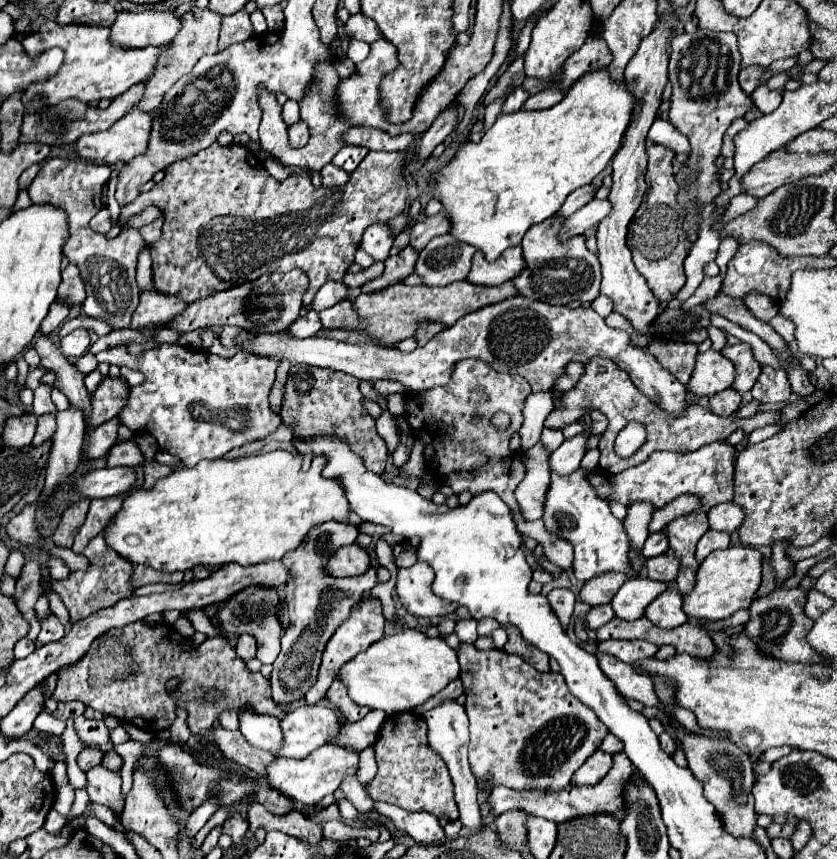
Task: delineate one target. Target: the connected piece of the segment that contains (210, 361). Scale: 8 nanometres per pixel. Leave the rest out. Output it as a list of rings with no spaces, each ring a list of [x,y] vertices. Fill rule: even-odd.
[[[161,343],[155,349],[147,349],[139,355],[127,351],[127,345],[115,345],[107,351],[95,355],[99,363],[115,363],[125,365],[133,371],[145,375],[143,383],[131,389],[129,403],[119,413],[123,425],[131,431],[145,431],[159,441],[159,447],[177,455],[185,467],[193,467],[203,459],[219,459],[233,447],[241,447],[245,443],[261,441],[275,433],[281,425],[281,415],[275,413],[269,405],[269,393],[275,383],[275,371],[279,361],[273,357],[259,357],[249,351],[237,351],[233,357],[225,359],[213,355],[203,349],[187,349],[177,343]]]

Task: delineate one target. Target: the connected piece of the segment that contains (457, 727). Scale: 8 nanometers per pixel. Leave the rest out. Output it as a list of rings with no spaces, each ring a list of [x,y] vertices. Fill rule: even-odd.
[[[445,701],[443,705],[423,713],[423,719],[427,723],[427,739],[429,745],[435,753],[439,753],[439,757],[447,763],[447,769],[451,773],[451,779],[455,783],[455,803],[459,807],[459,815],[461,815],[461,823],[469,833],[481,833],[485,829],[485,821],[481,817],[479,811],[479,803],[477,803],[477,781],[469,769],[469,761],[467,761],[467,745],[469,745],[469,719],[467,713],[461,705],[457,705],[455,701]]]

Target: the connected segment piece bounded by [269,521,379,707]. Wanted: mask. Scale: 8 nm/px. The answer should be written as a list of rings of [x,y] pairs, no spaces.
[[[327,521],[319,527],[315,527],[305,541],[293,549],[287,551],[281,563],[289,571],[289,581],[285,583],[285,603],[289,607],[289,627],[285,629],[281,637],[281,653],[277,655],[271,671],[271,693],[273,701],[279,707],[291,707],[303,701],[307,689],[317,679],[321,653],[335,633],[335,629],[349,617],[355,603],[361,601],[365,593],[369,593],[377,583],[377,571],[369,569],[361,577],[331,577],[325,571],[325,565],[329,557],[341,547],[355,543],[359,531],[351,523],[339,523],[339,521]]]

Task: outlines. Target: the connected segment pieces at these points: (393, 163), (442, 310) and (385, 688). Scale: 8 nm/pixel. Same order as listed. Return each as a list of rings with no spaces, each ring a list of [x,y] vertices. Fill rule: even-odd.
[[[215,141],[203,153],[171,163],[171,167],[165,169],[165,177],[149,193],[141,193],[131,205],[123,207],[121,217],[131,217],[147,205],[155,205],[165,213],[163,235],[155,245],[151,245],[155,287],[161,289],[161,293],[179,295],[185,303],[193,303],[213,295],[215,291],[255,281],[265,273],[291,271],[297,267],[309,275],[311,283],[307,297],[311,299],[325,281],[341,281],[345,277],[367,225],[393,219],[405,209],[407,183],[403,169],[407,163],[407,151],[369,151],[343,187],[313,189],[311,177],[287,177],[285,181],[275,181],[245,145],[231,143],[223,147]],[[217,217],[225,217],[225,223],[211,223]]]
[[[457,281],[447,287],[409,286],[397,283],[397,285],[389,285],[387,289],[379,291],[379,293],[359,295],[355,299],[355,305],[361,313],[361,325],[363,325],[363,327],[359,327],[359,331],[369,333],[383,345],[393,345],[407,337],[413,337],[415,329],[419,329],[419,321],[435,321],[445,327],[451,327],[463,315],[477,311],[485,305],[503,301],[513,295],[517,295],[517,289],[511,283],[503,283],[503,285],[497,285],[491,289],[487,289],[483,285],[479,285],[479,287],[471,285],[469,281]]]
[[[405,629],[395,635],[381,637],[369,649],[353,657],[339,671],[339,677],[349,689],[349,697],[357,705],[381,709],[387,715],[405,713],[423,705],[429,697],[437,695],[451,681],[459,677],[457,653],[445,643],[443,637],[427,637],[417,629]]]

